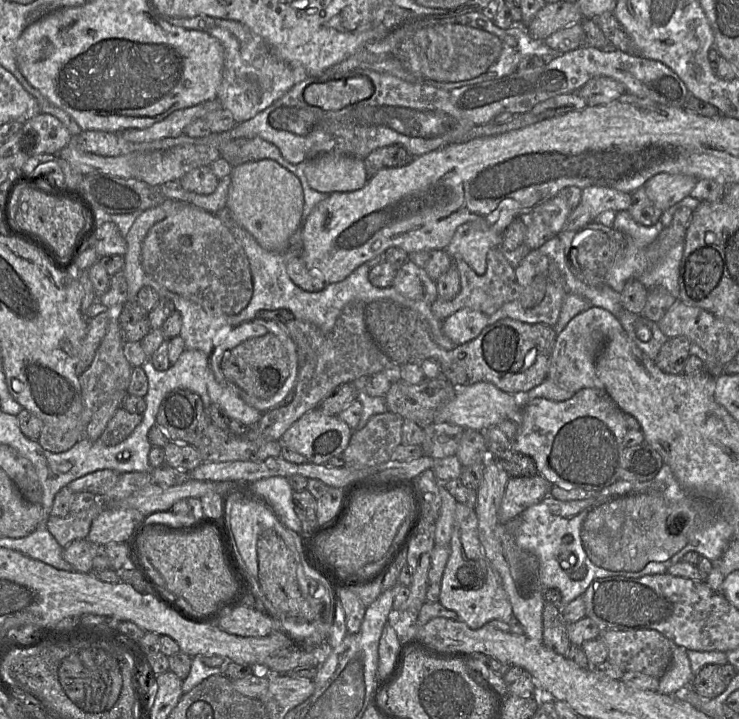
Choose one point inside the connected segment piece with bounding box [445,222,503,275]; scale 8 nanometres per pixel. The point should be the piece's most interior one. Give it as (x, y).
(471, 243)

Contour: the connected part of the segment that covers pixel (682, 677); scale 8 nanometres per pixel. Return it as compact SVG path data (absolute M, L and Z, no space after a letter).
M676 646L671 664L665 674L660 678L658 692L674 695L679 689L691 684L694 674L691 671L687 649Z

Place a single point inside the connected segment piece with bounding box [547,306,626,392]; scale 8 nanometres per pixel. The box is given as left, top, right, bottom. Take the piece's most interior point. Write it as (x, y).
(572, 364)

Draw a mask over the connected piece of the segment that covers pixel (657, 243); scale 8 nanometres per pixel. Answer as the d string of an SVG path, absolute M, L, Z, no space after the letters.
M687 207L677 210L672 223L664 227L655 241L647 247L637 246L629 236L594 220L580 230L562 230L556 236L563 245L569 267L577 279L589 286L606 285L620 293L629 280L638 279L645 271L661 261L672 247L684 242L685 228L691 216L692 211Z

